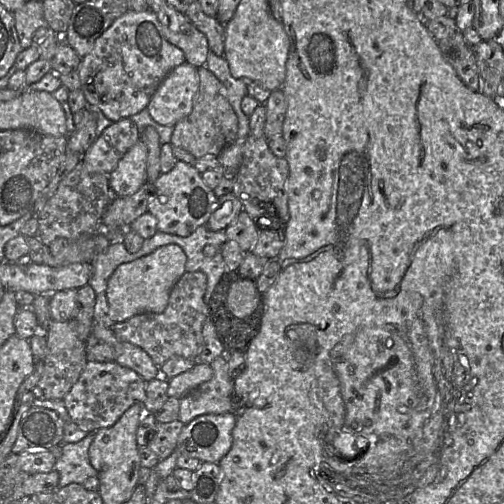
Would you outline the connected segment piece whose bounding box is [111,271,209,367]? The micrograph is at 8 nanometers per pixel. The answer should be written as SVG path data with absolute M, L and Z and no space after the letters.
M185 272L172 288L168 305L162 313L138 314L124 322L115 323L111 329L120 341L144 350L159 367L172 357L198 361L203 348L202 328L209 319L208 305L203 300L206 286L207 277L203 272Z

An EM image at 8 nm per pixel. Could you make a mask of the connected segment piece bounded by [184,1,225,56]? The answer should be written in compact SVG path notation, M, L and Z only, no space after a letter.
M198 1L191 3L184 14L205 35L210 51L217 56L223 56L225 45L224 24L219 22L216 17L206 15Z

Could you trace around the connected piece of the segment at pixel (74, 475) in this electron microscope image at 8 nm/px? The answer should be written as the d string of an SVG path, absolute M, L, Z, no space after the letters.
M89 433L77 443L62 444L61 456L54 465L54 470L59 473L59 488L71 483L83 485L89 477L98 477L89 459L89 448L93 439L94 433Z

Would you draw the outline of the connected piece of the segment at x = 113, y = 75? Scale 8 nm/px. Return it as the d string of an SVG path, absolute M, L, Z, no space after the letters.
M129 9L111 24L95 41L93 48L81 58L78 69L81 90L87 104L97 106L109 120L118 122L147 108L152 95L164 78L184 62L184 52L166 39L162 25L151 9L141 12Z

